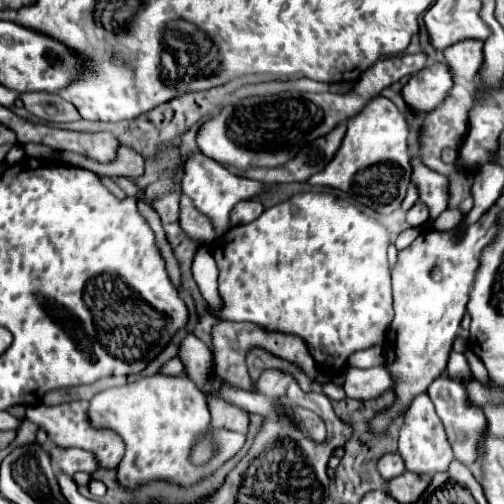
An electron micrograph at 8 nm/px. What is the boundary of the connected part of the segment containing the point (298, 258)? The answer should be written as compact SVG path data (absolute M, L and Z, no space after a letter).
M301 192L295 194L293 198L289 198L287 202L281 202L269 210L265 210L257 220L249 222L249 224L241 224L241 226L233 226L231 230L227 230L221 238L217 238L211 246L213 258L217 262L219 268L219 294L225 302L223 310L215 310L215 314L221 320L235 320L235 322L255 322L259 326L265 326L267 330L279 330L279 332L289 332L289 334L297 334L301 336L307 346L311 356L315 358L315 362L325 374L335 376L337 372L341 372L347 362L347 358L357 352L357 350L365 350L371 346L381 346L387 338L387 330L393 322L393 298L391 298L391 276L389 276L389 266L387 266L387 246L389 246L389 234L387 230L373 218L365 216L363 212L359 212L353 204L349 204L343 198L337 198L333 194L321 192Z

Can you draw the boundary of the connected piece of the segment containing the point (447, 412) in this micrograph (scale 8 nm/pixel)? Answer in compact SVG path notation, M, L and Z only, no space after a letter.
M445 372L445 374L441 374L439 378L435 378L431 382L427 394L429 394L431 402L435 404L437 416L443 422L443 428L445 428L447 438L449 438L449 444L451 444L451 448L455 452L455 460L459 460L465 466L479 464L479 460L481 460L481 446L479 444L485 438L489 424L487 424L487 418L485 418L483 410L479 406L473 406L471 404L469 396L467 396L467 388L459 380L451 378Z

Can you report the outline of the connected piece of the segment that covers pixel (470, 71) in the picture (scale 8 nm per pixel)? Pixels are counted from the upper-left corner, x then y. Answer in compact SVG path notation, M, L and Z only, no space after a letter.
M461 40L445 48L445 60L459 80L475 80L477 72L483 66L483 40Z

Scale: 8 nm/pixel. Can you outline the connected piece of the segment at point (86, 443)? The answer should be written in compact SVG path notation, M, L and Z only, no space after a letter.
M85 400L59 404L59 406L33 404L33 406L27 406L27 420L37 424L39 428L43 428L57 446L61 446L61 448L73 448L73 446L85 448L95 456L95 460L101 468L115 468L117 462L121 460L121 454L125 452L123 442L117 434L113 434L109 430L93 430L87 424L87 406L89 406L89 402L85 402Z

